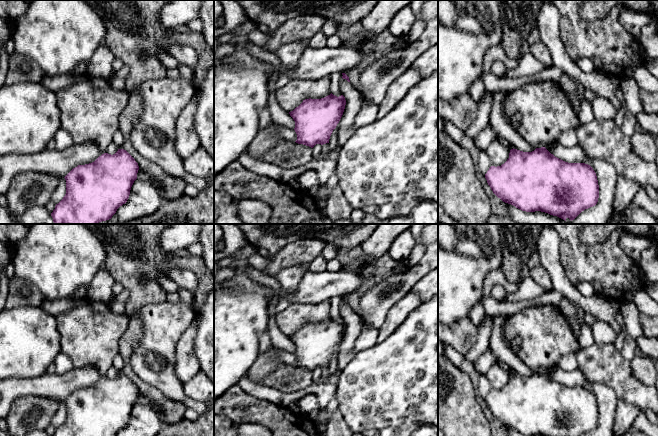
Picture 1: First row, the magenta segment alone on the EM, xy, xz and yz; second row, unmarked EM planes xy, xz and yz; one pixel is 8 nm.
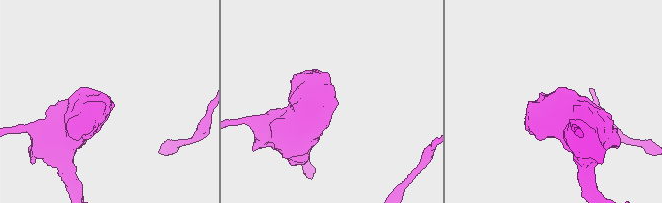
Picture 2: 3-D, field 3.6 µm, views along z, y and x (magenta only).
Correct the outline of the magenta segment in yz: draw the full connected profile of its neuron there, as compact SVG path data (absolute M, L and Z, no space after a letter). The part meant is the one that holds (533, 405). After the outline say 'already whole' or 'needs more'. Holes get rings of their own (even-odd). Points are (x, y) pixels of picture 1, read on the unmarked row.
M545 371L536 372L532 376L511 373L507 385L501 390L491 390L485 402L498 422L526 436L582 436L595 430L599 422L597 400L590 389L565 386L555 381Z; already whole

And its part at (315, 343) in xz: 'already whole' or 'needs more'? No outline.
already whole

